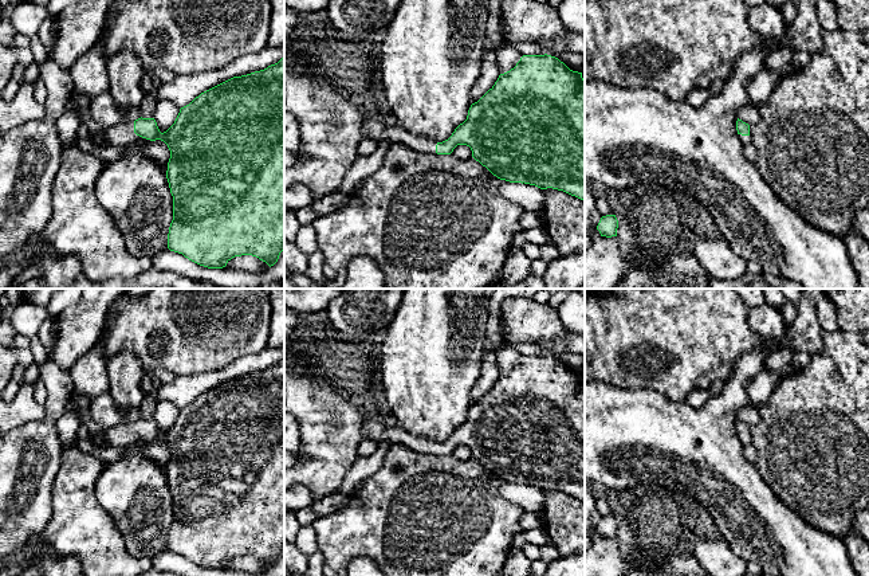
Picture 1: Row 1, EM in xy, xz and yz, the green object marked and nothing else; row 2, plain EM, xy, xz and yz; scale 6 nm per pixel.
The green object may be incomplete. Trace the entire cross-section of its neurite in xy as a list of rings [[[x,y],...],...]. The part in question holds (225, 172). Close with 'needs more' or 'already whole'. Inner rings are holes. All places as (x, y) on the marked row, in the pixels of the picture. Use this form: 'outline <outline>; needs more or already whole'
outline [[[284,56],[264,70],[233,77],[201,93],[189,105],[180,109],[174,124],[164,133],[160,132],[154,118],[142,117],[135,121],[105,128],[105,140],[109,145],[125,148],[142,138],[150,141],[161,140],[170,150],[166,171],[166,179],[173,196],[173,220],[168,234],[168,248],[170,251],[182,254],[189,260],[208,269],[223,269],[232,258],[241,255],[256,256],[270,267],[278,262],[280,252],[284,250]]]; needs more

